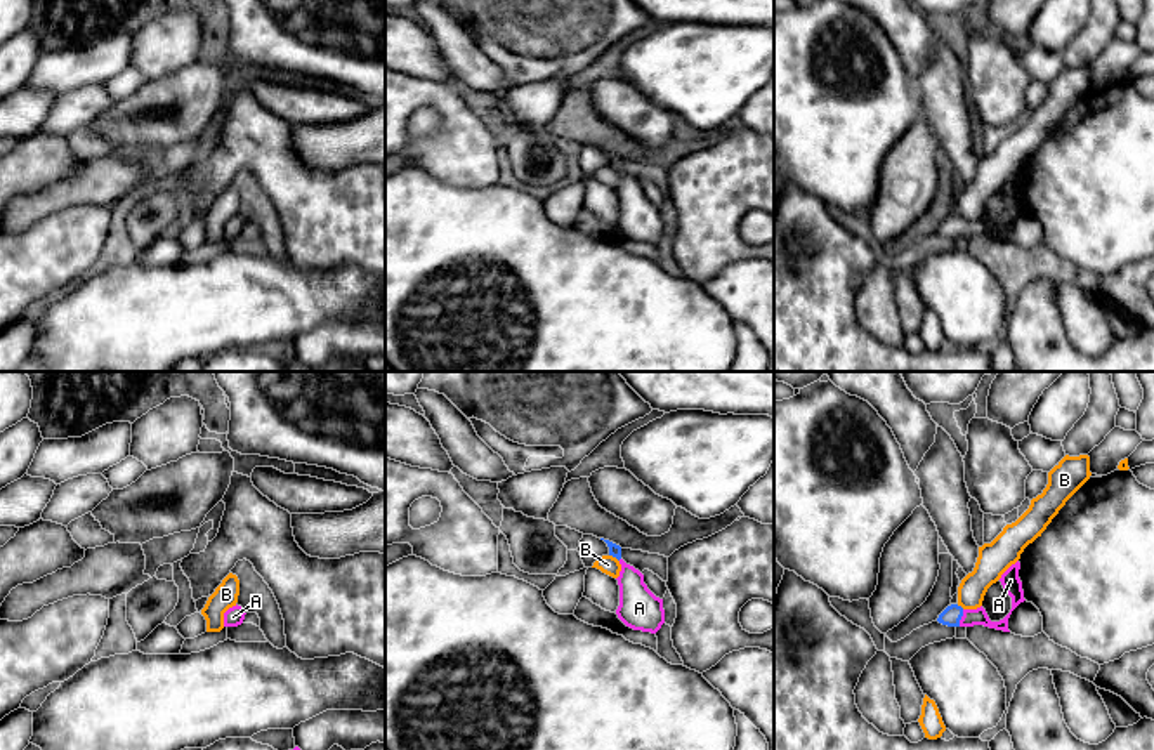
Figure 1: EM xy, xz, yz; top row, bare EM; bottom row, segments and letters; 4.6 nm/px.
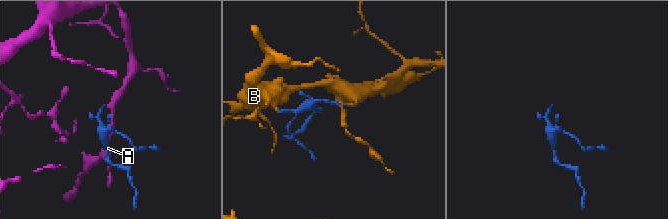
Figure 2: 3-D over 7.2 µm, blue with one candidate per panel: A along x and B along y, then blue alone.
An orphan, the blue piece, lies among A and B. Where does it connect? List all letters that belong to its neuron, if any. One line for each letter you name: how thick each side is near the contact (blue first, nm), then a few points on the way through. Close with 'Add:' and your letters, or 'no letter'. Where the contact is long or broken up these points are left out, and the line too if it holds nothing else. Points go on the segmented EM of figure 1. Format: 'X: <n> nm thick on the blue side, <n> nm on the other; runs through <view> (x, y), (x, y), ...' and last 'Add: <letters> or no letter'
A: 90 nm thick on the blue side, 80 nm on the other; runs through yz (951, 615), (960, 618), (970, 617)
Add: A

